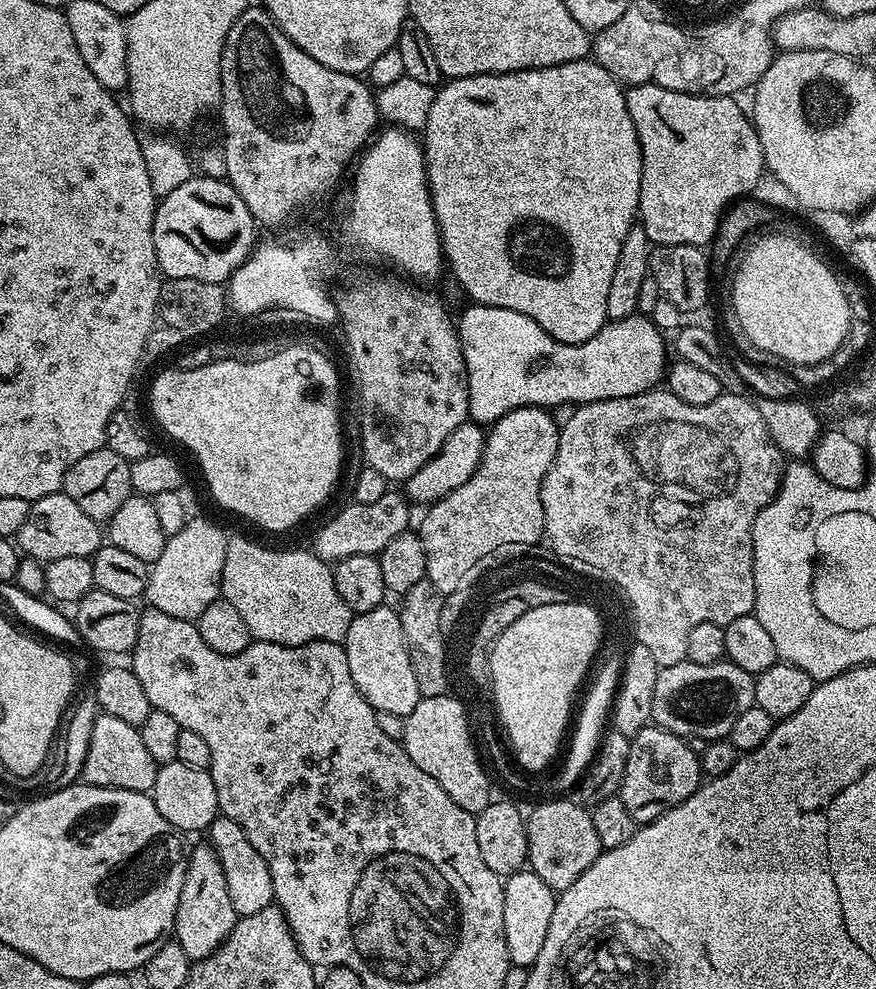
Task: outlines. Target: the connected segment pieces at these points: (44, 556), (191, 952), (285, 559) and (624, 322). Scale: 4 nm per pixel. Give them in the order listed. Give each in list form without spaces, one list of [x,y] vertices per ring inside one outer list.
[[[63,490],[43,496],[32,504],[22,530],[14,537],[21,553],[29,560],[47,562],[58,558],[92,557],[102,543],[102,528],[90,514],[85,514]]]
[[[201,842],[196,849],[187,853],[188,865],[186,874],[182,878],[182,892],[178,898],[176,910],[176,927],[174,929],[174,940],[186,950],[189,960],[205,960],[230,934],[237,922],[234,906],[230,906],[230,893],[226,890],[226,874],[222,874],[222,862],[218,862],[218,854],[212,849],[212,845]]]
[[[232,536],[226,546],[226,562],[222,566],[222,582],[220,583],[220,591],[223,599],[230,602],[230,606],[234,606],[234,610],[238,610],[238,614],[242,614],[242,618],[246,621],[246,626],[250,626],[250,634],[256,640],[265,640],[271,644],[285,644],[293,648],[299,644],[306,642],[314,642],[315,640],[325,640],[326,642],[341,643],[346,638],[346,630],[350,630],[350,622],[353,618],[353,612],[348,609],[346,602],[342,602],[342,598],[338,598],[338,590],[334,590],[334,578],[332,577],[332,568],[329,561],[320,559],[315,551],[308,552],[275,552],[272,548],[263,548],[260,544],[255,544],[252,540],[247,540],[244,536]]]
[[[475,302],[469,303],[469,308],[461,314],[460,320],[458,316],[458,331],[460,333],[460,342],[464,345],[464,361],[466,362],[466,370],[468,371],[468,403],[471,408],[471,423],[481,426],[491,426],[496,421],[501,420],[506,414],[510,414],[519,408],[543,408],[545,410],[554,410],[559,404],[589,404],[595,400],[609,400],[610,398],[626,398],[627,396],[637,396],[643,392],[655,389],[656,384],[665,379],[666,369],[669,367],[668,352],[664,349],[665,337],[659,328],[652,325],[651,319],[647,315],[637,314],[627,316],[621,320],[613,320],[605,323],[602,330],[598,330],[598,334],[594,338],[590,338],[581,344],[567,344],[566,342],[558,342],[554,338],[550,338],[550,334],[546,334],[546,330],[542,330],[542,326],[538,326],[538,322],[534,322],[534,318],[526,318],[526,314],[518,314],[518,310],[506,310],[498,306],[486,306]]]

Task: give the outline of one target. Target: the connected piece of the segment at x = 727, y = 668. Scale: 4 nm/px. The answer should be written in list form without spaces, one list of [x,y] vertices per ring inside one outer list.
[[[686,658],[674,666],[660,669],[658,682],[654,682],[651,723],[693,741],[723,740],[731,737],[738,714],[750,710],[755,703],[755,679],[742,670],[742,666],[734,666],[727,659],[710,666],[698,666],[698,662],[690,662]]]

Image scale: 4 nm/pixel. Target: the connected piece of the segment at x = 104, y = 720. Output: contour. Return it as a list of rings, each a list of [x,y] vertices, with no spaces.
[[[97,715],[90,730],[90,742],[84,759],[83,783],[99,788],[151,793],[157,767],[154,758],[150,758],[146,745],[142,742],[142,734],[137,725],[122,722],[122,718]]]

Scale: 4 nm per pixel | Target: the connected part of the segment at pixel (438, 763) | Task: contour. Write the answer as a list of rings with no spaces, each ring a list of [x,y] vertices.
[[[452,694],[425,696],[418,702],[418,706],[414,706],[412,713],[404,717],[404,739],[402,743],[406,754],[410,754],[410,762],[414,762],[414,766],[418,766],[418,770],[430,774],[430,778],[434,778],[434,782],[438,782],[438,786],[442,786],[442,790],[446,790],[446,794],[450,794],[453,802],[462,806],[462,810],[475,814],[486,810],[486,806],[492,803],[494,799],[494,793],[492,793],[492,784],[488,781],[483,766],[480,765],[482,756],[480,752],[479,754],[476,753],[476,744],[472,741],[472,732],[474,736],[474,728],[470,723],[470,712],[463,699]]]

